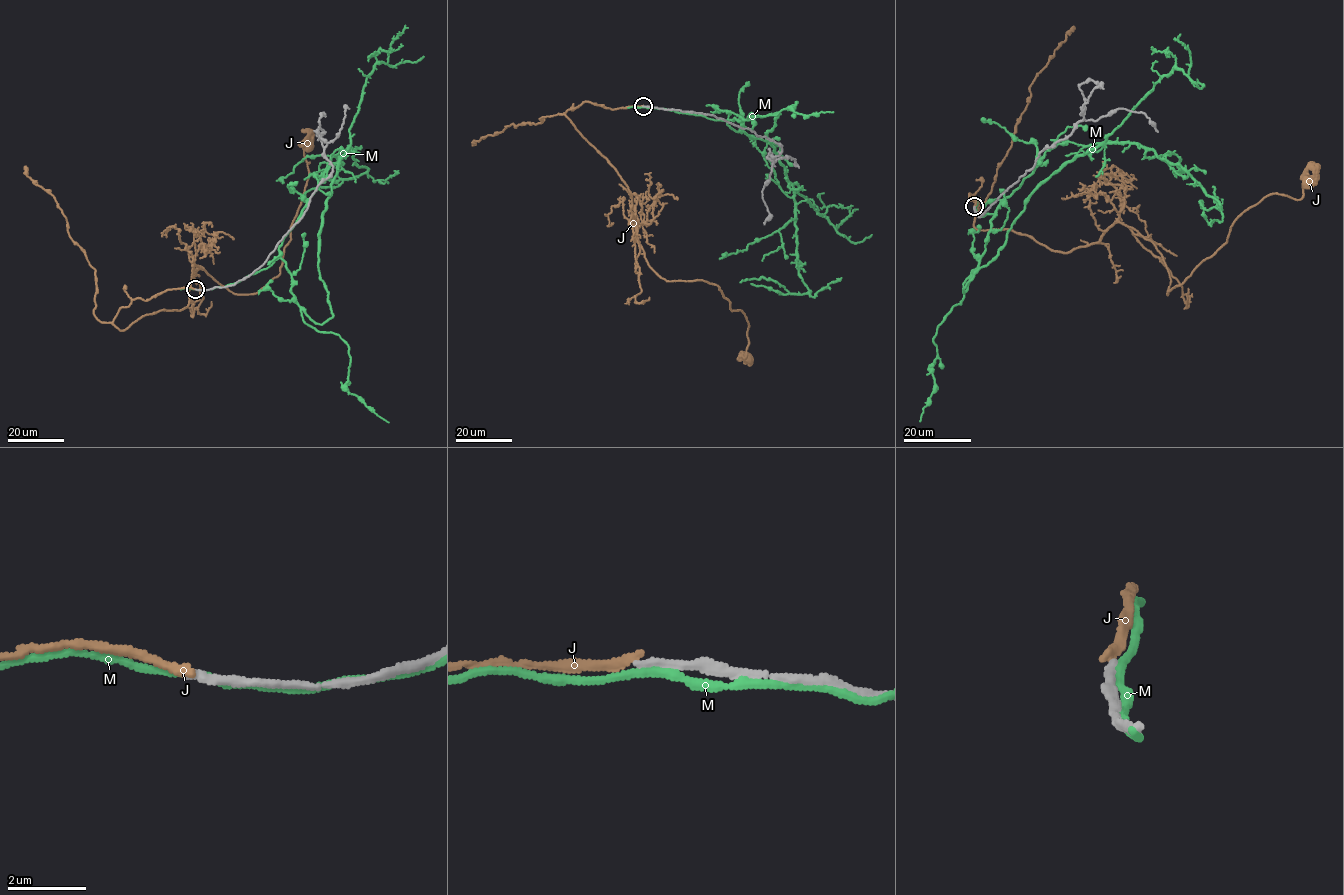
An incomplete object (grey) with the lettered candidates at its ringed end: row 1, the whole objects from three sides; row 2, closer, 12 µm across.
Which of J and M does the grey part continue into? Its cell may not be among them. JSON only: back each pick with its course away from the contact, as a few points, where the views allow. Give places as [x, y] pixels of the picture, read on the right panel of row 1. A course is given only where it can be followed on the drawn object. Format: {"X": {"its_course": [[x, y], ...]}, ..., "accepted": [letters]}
{"accepted": []}

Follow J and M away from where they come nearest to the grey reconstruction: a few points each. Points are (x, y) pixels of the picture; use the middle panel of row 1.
J: (643, 106), (583, 101), (558, 114), (629, 191), (647, 264), (667, 281), (719, 287), (741, 310), (746, 358)
M: (647, 107), (727, 120), (767, 141), (767, 165), (793, 199), (797, 263), (809, 292), (760, 277), (739, 282)

